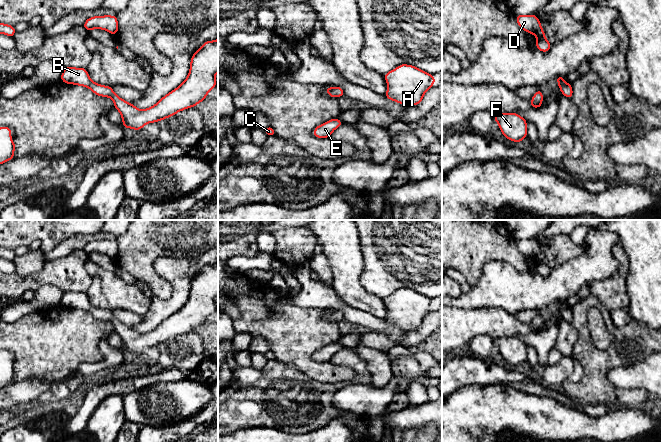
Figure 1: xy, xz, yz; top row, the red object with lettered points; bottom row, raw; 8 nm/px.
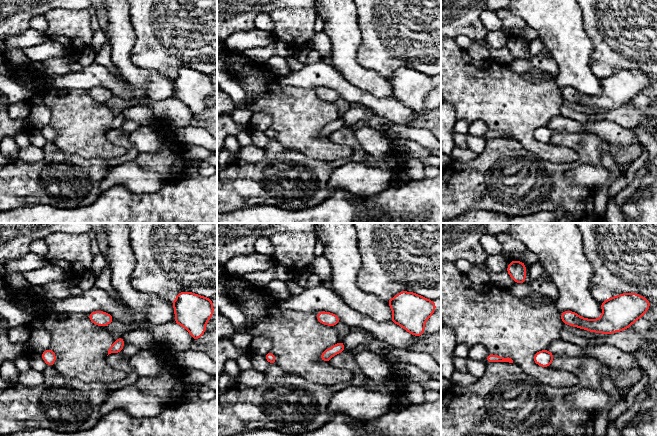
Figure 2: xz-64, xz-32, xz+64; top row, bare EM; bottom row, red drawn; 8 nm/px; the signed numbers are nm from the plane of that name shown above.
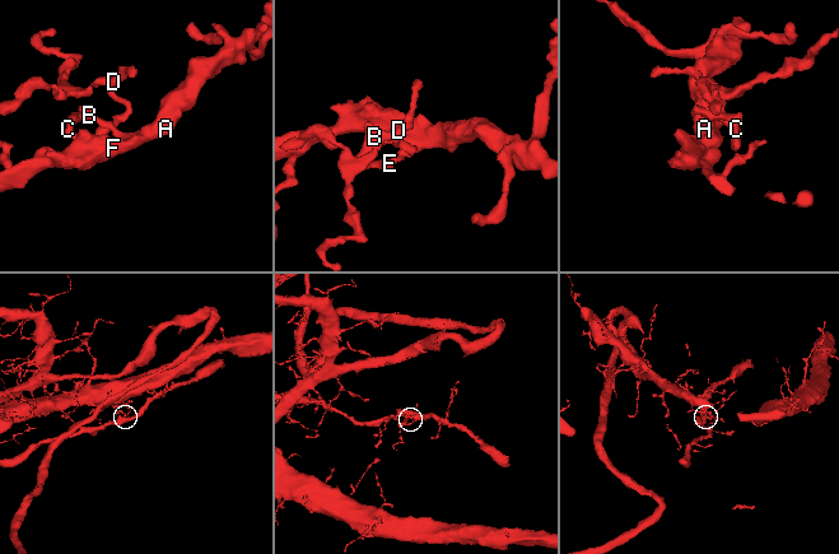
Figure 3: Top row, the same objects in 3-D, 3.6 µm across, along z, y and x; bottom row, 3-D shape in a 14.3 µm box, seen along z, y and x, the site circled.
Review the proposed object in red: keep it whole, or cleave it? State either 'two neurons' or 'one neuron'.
one neuron

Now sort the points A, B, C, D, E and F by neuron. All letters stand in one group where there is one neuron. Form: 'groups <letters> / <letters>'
groups A B C D E F

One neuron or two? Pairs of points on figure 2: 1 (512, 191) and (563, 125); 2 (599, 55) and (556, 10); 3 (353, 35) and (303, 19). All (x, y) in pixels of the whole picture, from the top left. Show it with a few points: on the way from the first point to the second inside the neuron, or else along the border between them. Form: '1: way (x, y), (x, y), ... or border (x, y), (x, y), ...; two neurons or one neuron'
1: border (581, 132), (555, 133); two neurons
2: border (583, 26), (592, 46), (589, 61), (592, 72); two neurons
3: border (314, 10), (317, 16); two neurons

